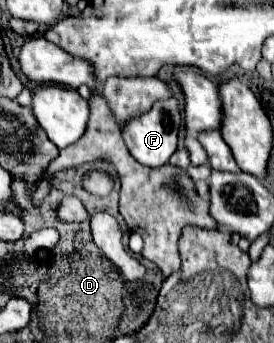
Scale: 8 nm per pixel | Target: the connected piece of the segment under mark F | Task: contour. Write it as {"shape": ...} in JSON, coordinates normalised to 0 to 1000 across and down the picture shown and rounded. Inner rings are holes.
{"shape":[[[639,286],[617,292],[588,292],[566,297],[558,315],[544,327],[529,327],[522,338],[478,350],[456,379],[449,379],[449,408],[478,443],[478,455],[536,484],[536,490],[580,490],[602,484],[617,472],[617,461],[631,455],[639,431],[646,431],[646,385],[653,385],[653,356],[661,356],[661,327],[646,309]]]}

